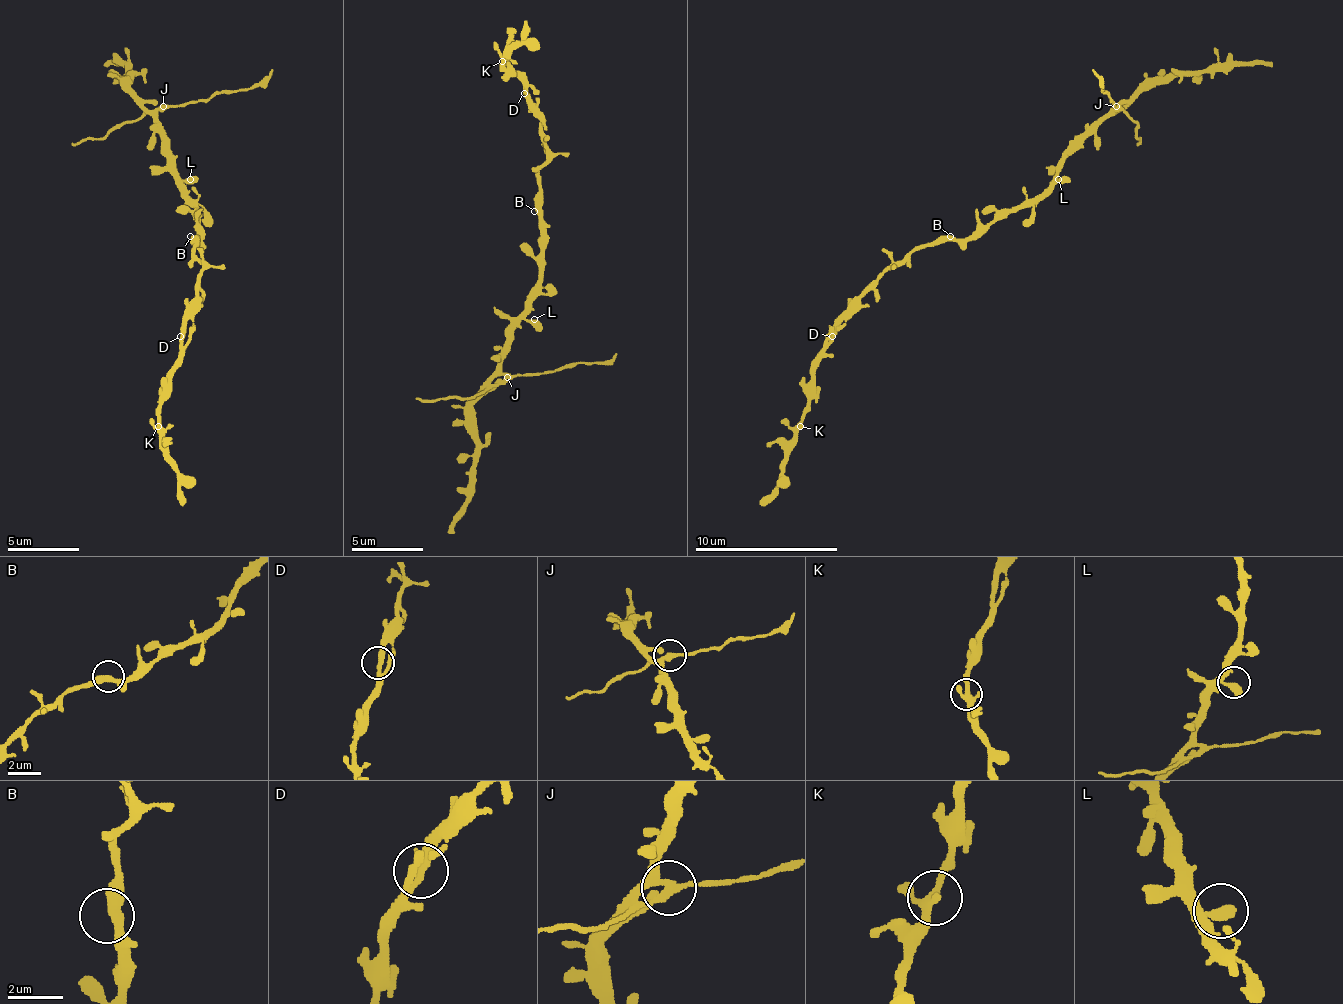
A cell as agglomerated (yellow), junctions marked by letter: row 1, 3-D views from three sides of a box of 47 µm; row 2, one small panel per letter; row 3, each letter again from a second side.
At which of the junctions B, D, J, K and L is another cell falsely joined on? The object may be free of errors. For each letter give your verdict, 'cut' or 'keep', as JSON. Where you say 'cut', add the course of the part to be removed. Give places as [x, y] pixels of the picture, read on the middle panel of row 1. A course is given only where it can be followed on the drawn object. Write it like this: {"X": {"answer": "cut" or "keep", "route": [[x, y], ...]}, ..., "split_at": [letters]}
{"B": {"answer": "keep"}, "D": {"answer": "keep"}, "J": {"answer": "cut", "route": [[506, 376], [595, 362], [617, 354]]}, "K": {"answer": "keep"}, "L": {"answer": "keep"}, "split_at": ["J"]}

